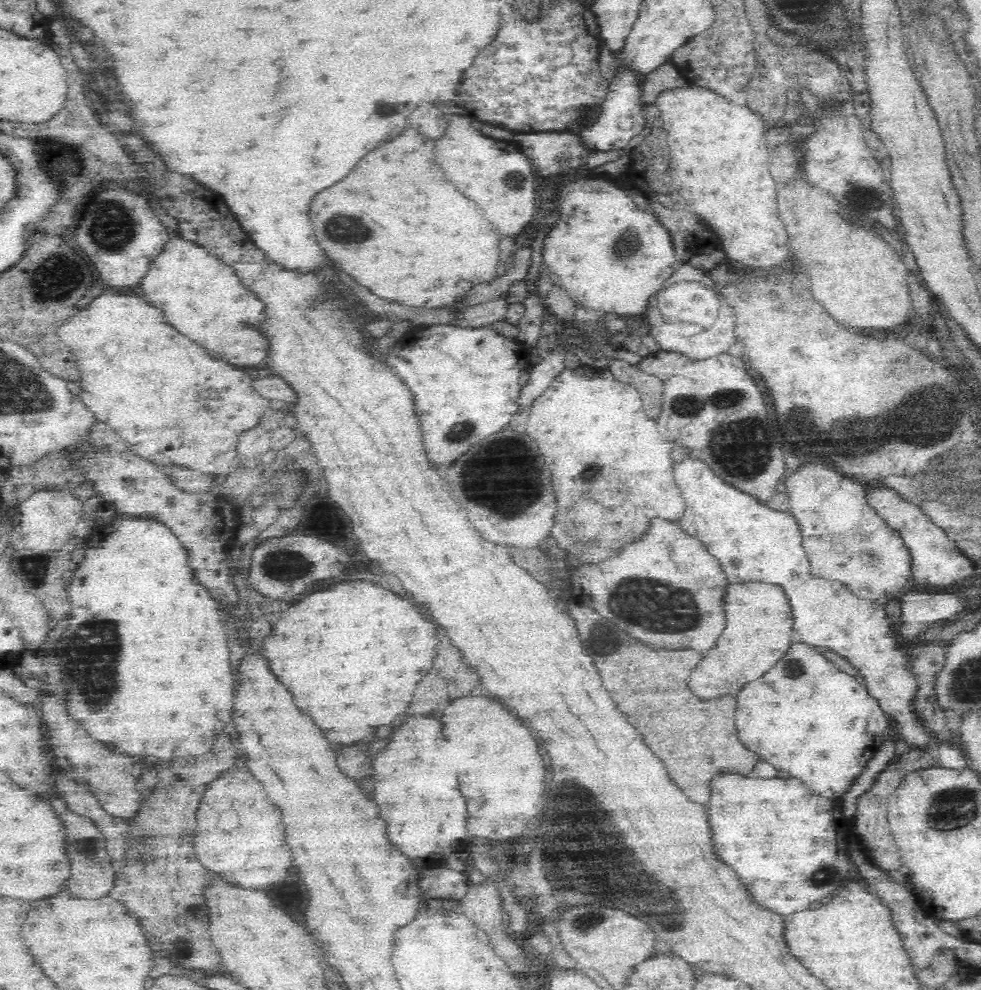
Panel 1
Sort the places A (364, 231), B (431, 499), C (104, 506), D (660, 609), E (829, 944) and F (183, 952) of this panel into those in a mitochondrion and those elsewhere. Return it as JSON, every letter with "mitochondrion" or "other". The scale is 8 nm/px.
{"A":"mitochondrion","B":"other","C":"other","D":"mitochondrion","E":"other","F":"other"}

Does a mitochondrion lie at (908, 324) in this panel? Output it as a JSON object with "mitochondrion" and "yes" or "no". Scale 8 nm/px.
{"mitochondrion":"no"}

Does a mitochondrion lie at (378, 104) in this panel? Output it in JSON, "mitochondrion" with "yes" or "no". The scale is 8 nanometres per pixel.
{"mitochondrion":"yes"}

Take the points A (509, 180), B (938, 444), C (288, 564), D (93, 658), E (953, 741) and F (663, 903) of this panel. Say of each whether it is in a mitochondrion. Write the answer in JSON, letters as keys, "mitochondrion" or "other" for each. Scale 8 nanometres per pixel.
{"A":"mitochondrion","B":"mitochondrion","C":"mitochondrion","D":"mitochondrion","E":"other","F":"mitochondrion"}

